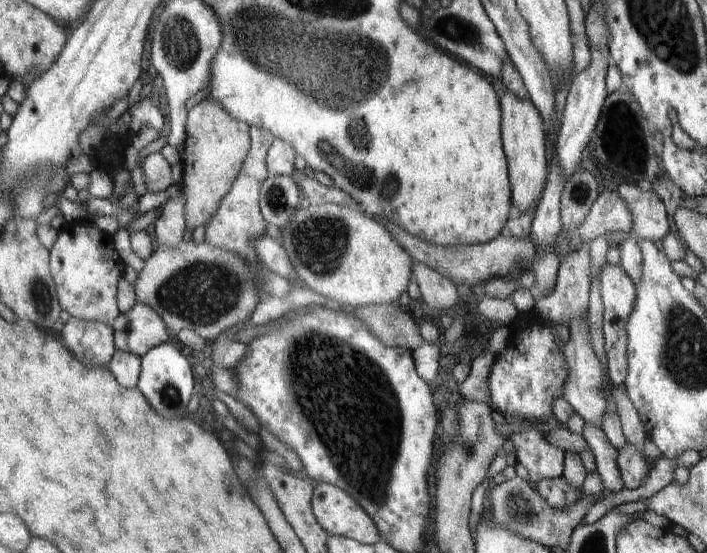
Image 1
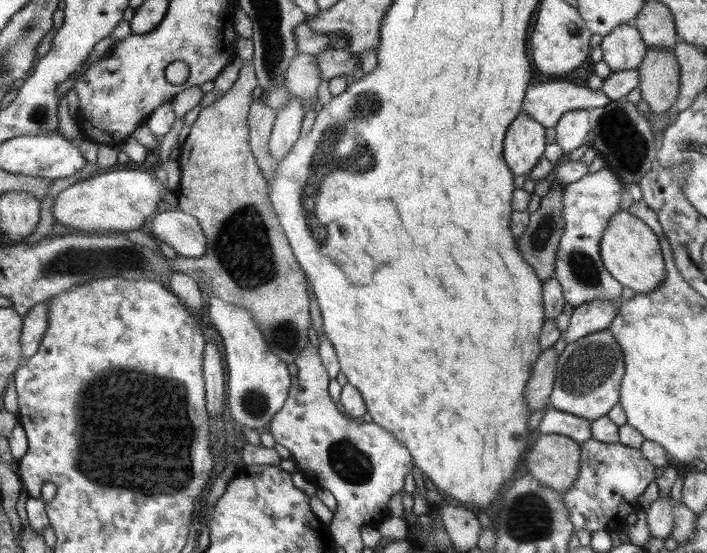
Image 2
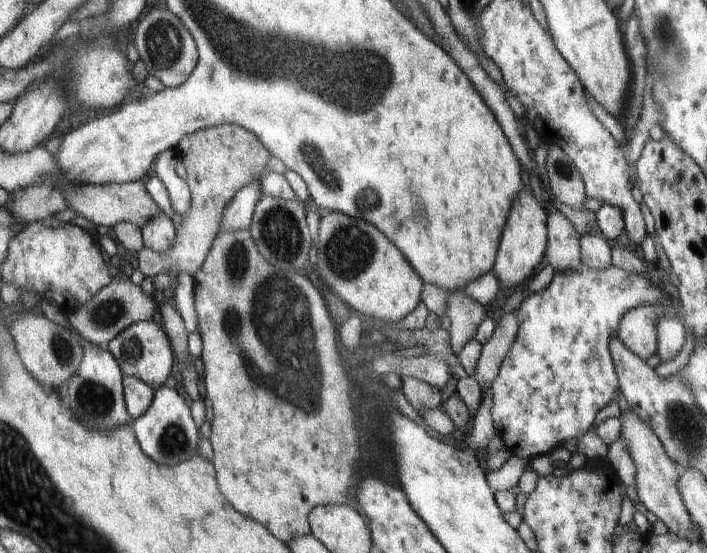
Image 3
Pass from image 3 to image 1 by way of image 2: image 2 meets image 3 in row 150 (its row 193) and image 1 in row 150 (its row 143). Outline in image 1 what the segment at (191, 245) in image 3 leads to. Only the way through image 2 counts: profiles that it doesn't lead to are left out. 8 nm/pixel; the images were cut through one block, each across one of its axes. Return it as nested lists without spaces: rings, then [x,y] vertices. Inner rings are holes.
[[[206,97],[195,106],[189,108],[187,112],[187,121],[185,126],[186,138],[184,142],[184,150],[181,153],[182,163],[182,179],[181,188],[184,194],[184,220],[186,220],[186,230],[194,232],[201,226],[208,224],[212,220],[212,216],[216,214],[220,201],[232,186],[234,180],[238,176],[242,168],[246,155],[250,152],[251,138],[249,133],[249,124],[234,120],[218,102],[214,102],[212,98]]]

